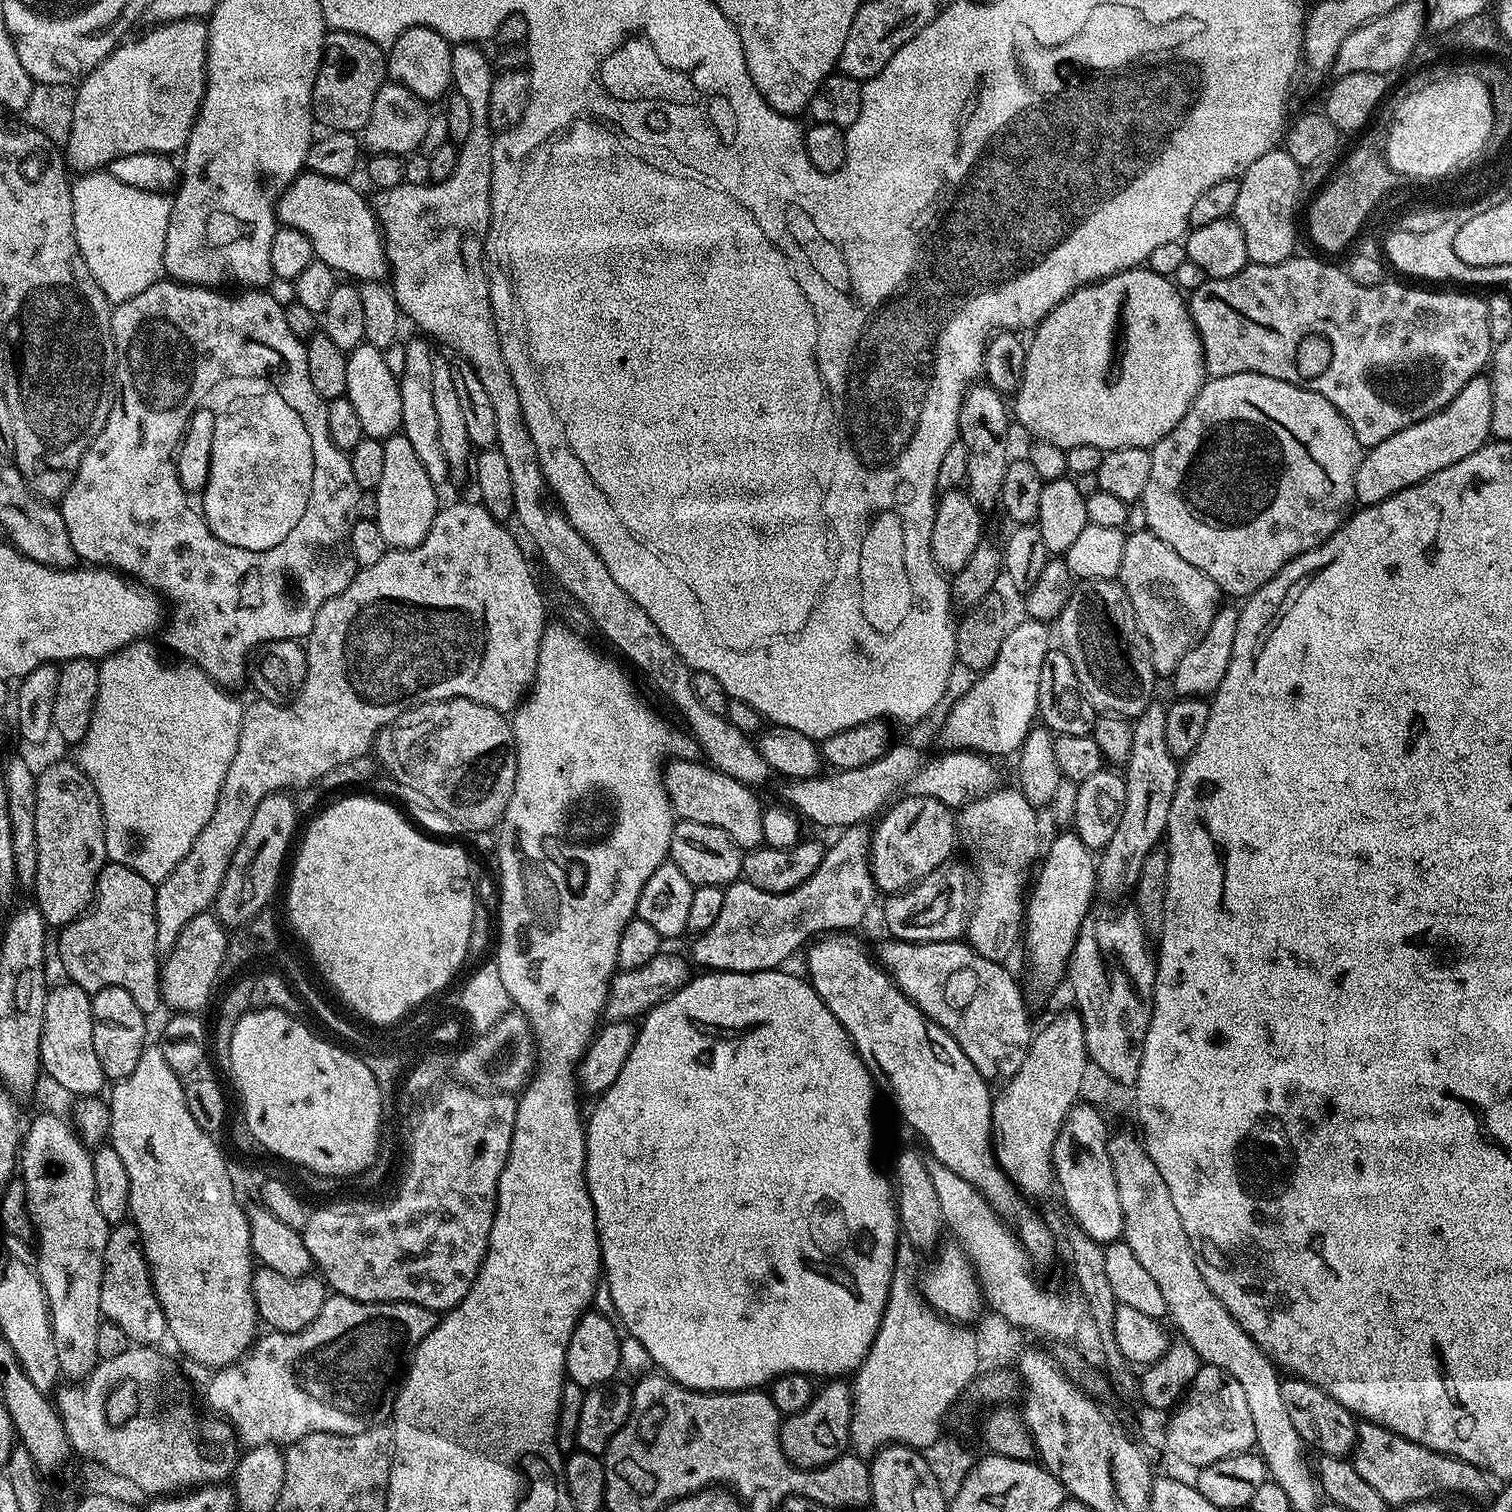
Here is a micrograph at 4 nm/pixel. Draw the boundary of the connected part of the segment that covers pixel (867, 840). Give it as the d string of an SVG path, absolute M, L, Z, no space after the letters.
M867 823L851 824L849 828L843 829L839 833L840 836L836 840L836 844L828 844L822 862L818 866L818 870L814 870L814 874L810 874L810 878L806 878L806 882L802 882L802 886L798 886L789 892L767 892L766 890L758 890L758 886L754 886L748 880L743 878L727 885L724 888L724 901L722 902L722 914L718 914L714 926L710 926L710 930L699 933L695 937L696 940L692 944L692 956L690 960L693 965L705 964L703 967L708 970L718 972L766 972L776 970L781 967L783 960L788 960L796 951L803 949L813 938L819 937L821 934L831 934L833 932L846 932L856 930L856 927L863 922L868 916L868 907L872 904L872 899L878 896L878 889L874 878L872 877L872 867L868 861L868 854L872 847L872 828Z

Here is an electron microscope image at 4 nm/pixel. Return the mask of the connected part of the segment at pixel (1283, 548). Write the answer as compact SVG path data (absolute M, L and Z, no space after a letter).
M1243 372L1209 379L1200 389L1198 398L1194 398L1190 410L1186 410L1182 422L1178 422L1178 426L1174 426L1174 430L1170 430L1166 438L1153 444L1150 451L1152 454L1150 478L1146 481L1146 490L1142 497L1144 520L1148 523L1145 524L1147 531L1162 538L1162 542L1166 542L1166 546L1170 546L1174 554L1186 558L1190 566L1198 566L1198 570L1202 570L1202 574L1206 574L1210 582L1219 586L1225 597L1247 598L1253 596L1262 586L1266 586L1266 582L1277 576L1291 560L1327 542L1352 515L1356 504L1354 482L1366 450L1360 445L1358 438L1354 438L1350 422L1346 422L1346 418L1342 418L1339 410L1330 402L1326 402L1322 394L1257 372Z

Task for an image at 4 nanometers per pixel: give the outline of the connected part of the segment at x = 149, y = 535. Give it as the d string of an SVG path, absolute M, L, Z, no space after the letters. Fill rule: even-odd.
M161 278L154 286L146 286L146 290L142 290L142 294L134 294L134 298L113 307L112 337L116 343L116 393L112 399L110 418L106 418L106 426L86 450L80 469L76 472L76 477L73 478L68 493L63 500L59 501L58 507L66 522L66 530L70 530L70 546L74 546L77 557L89 565L111 568L121 574L127 574L129 577L143 582L157 593L163 594L165 597L168 595L176 603L176 620L169 622L168 629L166 629L167 624L163 629L165 642L180 655L177 657L197 664L215 684L232 690L235 689L235 684L240 684L243 680L245 683L246 669L249 667L250 653L253 650L262 644L267 644L269 640L299 641L301 638L307 638L314 626L314 618L318 614L318 610L322 610L325 602L342 594L342 590L346 590L346 586L350 586L350 582L358 571L356 560L350 550L350 530L356 516L356 503L362 490L354 482L354 473L350 471L348 453L338 450L338 446L334 446L334 442L330 442L330 430L326 430L328 406L318 394L318 390L314 390L313 384L310 383L310 370L306 370L305 341L298 339L291 332L290 326L286 326L284 304L281 301L276 301L268 293L268 290L244 290L239 293L241 296L227 296L224 292L227 291L200 288L197 284L181 284L179 280ZM224 374L230 374L232 378L234 378L234 374L270 374L272 380L276 382L276 386L280 388L280 392L302 414L308 430L312 432L312 438L314 438L314 452L316 452L314 490L312 490L312 494L308 494L306 510L304 510L308 514L304 516L304 520L300 520L300 524L294 528L294 532L282 544L274 544L265 550L243 549L232 544L232 541L219 537L215 533L208 514L202 518L202 512L198 512L200 516L196 518L196 510L192 510L192 508L188 510L188 506L184 502L184 484L186 482L182 482L182 492L180 492L176 478L174 478L172 464L170 464L170 454L172 454L172 448L174 448L174 442L176 442L176 436L180 430L180 422L186 418L188 410L192 408L190 402L194 402L190 398L194 398L202 390L206 390L206 396L208 396L210 390L214 390L218 386L218 382L224 380L222 378Z

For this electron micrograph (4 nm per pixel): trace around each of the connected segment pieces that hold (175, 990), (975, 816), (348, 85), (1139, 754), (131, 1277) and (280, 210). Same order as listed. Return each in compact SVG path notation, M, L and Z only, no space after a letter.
M211 911L198 914L186 922L178 942L163 957L160 966L160 999L172 1007L173 1013L199 1013L209 1007L208 999L216 988L216 979L222 976L221 964L226 954L229 933Z
M1000 786L997 787L995 792L988 792L986 793L986 795L984 796L978 796L976 797L975 800L969 800L967 804L964 805L963 808L959 809L958 812L958 836L959 839L962 841L962 848L965 848L966 851L968 851L968 856L970 859L972 859L972 864L971 867L974 869L975 872L975 868L976 867L976 872L978 875L980 875L980 897L977 898L975 897L974 900L974 907L971 909L969 918L968 918L968 926L966 929L966 943L969 944L969 946L971 946L971 948L973 948L973 950L975 950L975 952L977 952L978 954L982 954L982 958L990 958L991 960L999 960L1001 962L1007 961L1007 956L1011 954L1012 951L1015 950L1015 948L1018 948L1018 945L1021 943L1022 940L1022 899L1025 897L1026 894L1026 884L1025 884L1025 888L1024 888L1024 879L1027 878L1028 876L1028 867L1031 866L1032 864L1032 859L1037 857L1039 857L1041 855L1042 852L1042 844L1041 844L1041 848L1040 848L1040 824L1038 821L1036 821L1036 816L1038 816L1038 812L1037 809L1033 808L1032 804L1030 802L1026 802L1026 798L1022 795L1022 793L1020 793L1019 787L1012 787L1012 788L1004 788L1005 786Z
M329 31L324 38L324 53L320 68L316 72L316 84L312 87L312 115L317 125L325 124L325 129L333 132L363 133L374 106L378 90L386 82L386 52L370 38L362 38L349 32Z
M1153 702L1135 717L1132 724L1132 749L1130 758L1122 775L1126 782L1126 802L1122 810L1122 818L1118 818L1118 830L1114 830L1114 838L1099 853L1096 866L1096 886L1099 895L1120 896L1124 891L1135 889L1138 874L1142 870L1142 862L1146 862L1146 854L1156 848L1165 839L1170 818L1170 806L1174 802L1174 790L1180 777L1178 762L1166 747L1166 707L1163 703Z
M131 1222L117 1224L108 1233L100 1315L103 1319L114 1322L114 1326L119 1326L126 1333L128 1341L136 1346L156 1346L160 1339L168 1336L166 1314L152 1285L148 1259L144 1256L144 1246L140 1243L140 1231Z
M303 171L294 178L284 195L276 202L277 221L285 228L302 230L316 251L315 259L326 262L338 274L346 275L356 282L365 280L383 281L389 275L388 251L384 248L384 234L380 230L380 221L376 218L373 205L364 201L364 196L348 180L325 178L317 172Z

